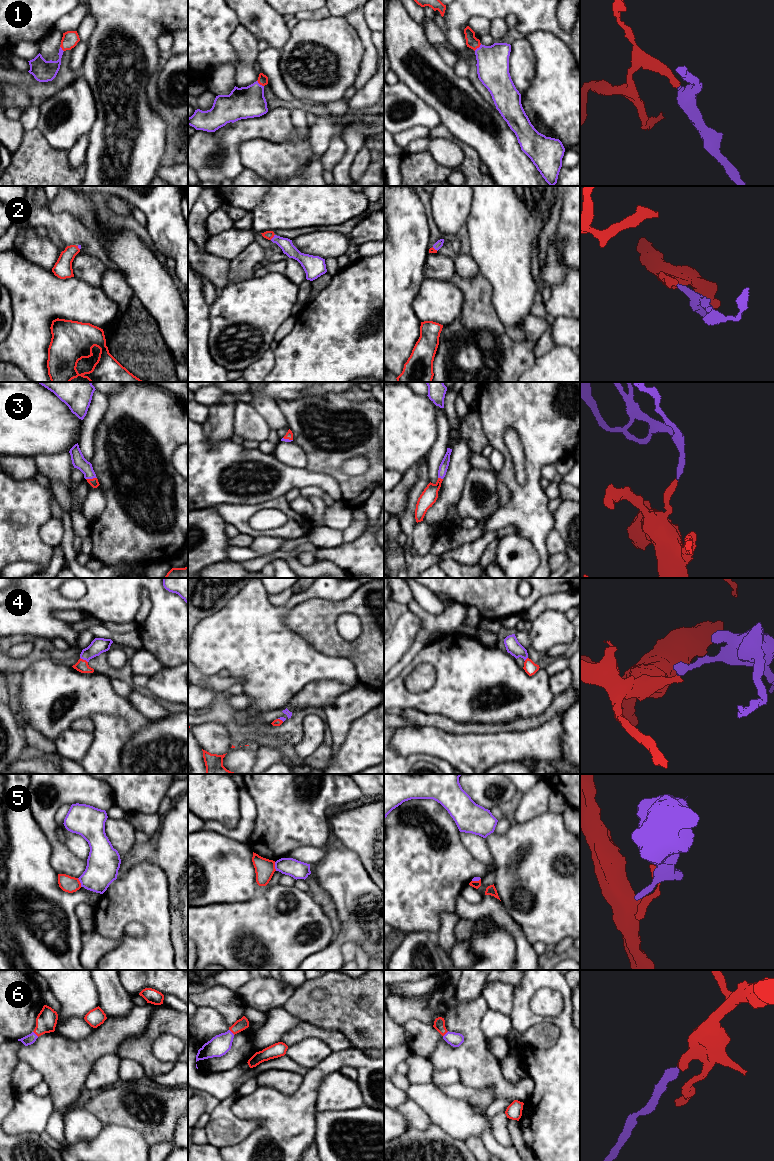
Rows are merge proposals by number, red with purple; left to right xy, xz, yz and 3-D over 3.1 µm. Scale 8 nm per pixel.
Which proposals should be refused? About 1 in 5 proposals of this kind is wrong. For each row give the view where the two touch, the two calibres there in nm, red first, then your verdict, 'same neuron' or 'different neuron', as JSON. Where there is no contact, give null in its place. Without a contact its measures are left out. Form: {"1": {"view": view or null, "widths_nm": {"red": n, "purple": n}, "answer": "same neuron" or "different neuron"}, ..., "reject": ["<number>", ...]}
{"1": {"view": "xz", "widths_nm": {"red": 80, "purple": 260}, "answer": "same neuron"}, "2": {"view": "xz", "widths_nm": {"red": 70, "purple": 100}, "answer": "same neuron"}, "3": {"view": "xy", "widths_nm": {"red": 70, "purple": 110}, "answer": "same neuron"}, "4": {"view": "xy", "widths_nm": {"red": 100, "purple": 130}, "answer": "same neuron"}, "5": {"view": "xy", "widths_nm": {"red": 130, "purple": 260}, "answer": "different neuron"}, "6": {"view": "xy", "widths_nm": {"red": 170, "purple": 80}, "answer": "same neuron"}, "reject": ["5"]}

